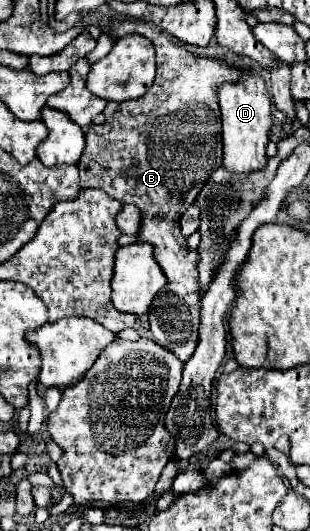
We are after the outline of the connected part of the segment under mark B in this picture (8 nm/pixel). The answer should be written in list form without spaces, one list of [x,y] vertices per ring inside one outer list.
[[[113,19],[119,37],[139,33],[147,37],[157,51],[157,75],[153,87],[139,99],[119,103],[119,109],[103,125],[91,125],[85,131],[85,149],[81,155],[81,189],[103,189],[121,203],[133,203],[141,211],[141,229],[137,241],[153,245],[153,257],[167,277],[165,289],[157,293],[149,309],[153,341],[187,361],[197,347],[199,329],[199,283],[197,251],[189,251],[179,229],[179,217],[195,201],[209,173],[223,163],[221,151],[221,113],[215,89],[225,81],[237,81],[237,69],[217,59],[197,57],[183,45],[169,39],[169,33],[131,19]]]

